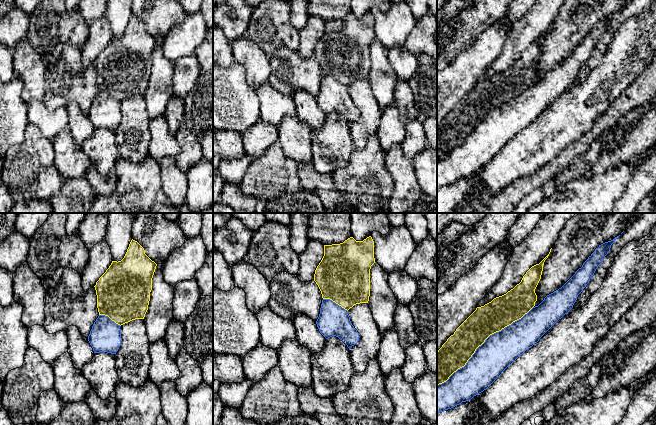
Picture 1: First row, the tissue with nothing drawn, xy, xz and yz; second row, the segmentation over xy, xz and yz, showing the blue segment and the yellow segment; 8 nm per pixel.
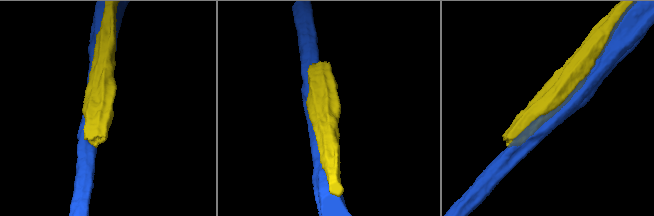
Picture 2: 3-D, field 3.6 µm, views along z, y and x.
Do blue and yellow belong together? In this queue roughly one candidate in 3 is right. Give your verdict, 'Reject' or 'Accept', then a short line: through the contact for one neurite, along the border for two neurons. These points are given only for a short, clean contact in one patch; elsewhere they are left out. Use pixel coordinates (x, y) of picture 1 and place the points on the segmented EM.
Reject

